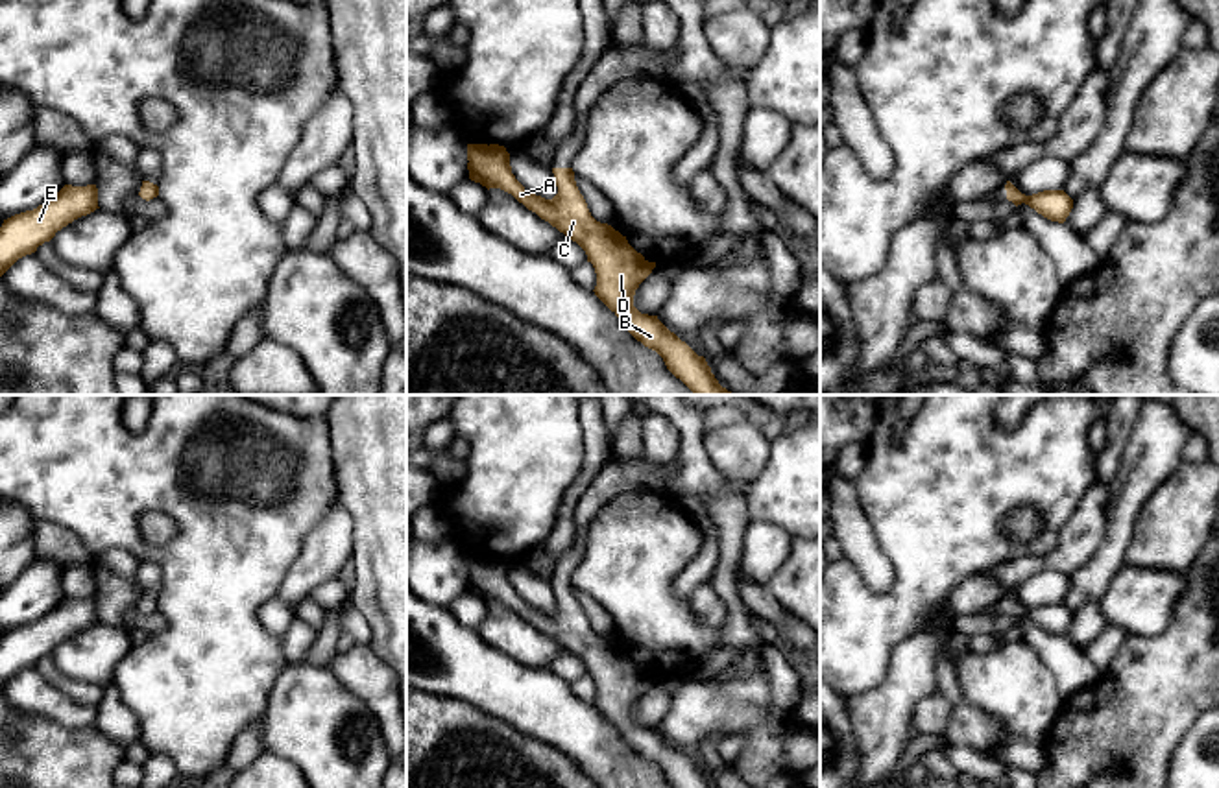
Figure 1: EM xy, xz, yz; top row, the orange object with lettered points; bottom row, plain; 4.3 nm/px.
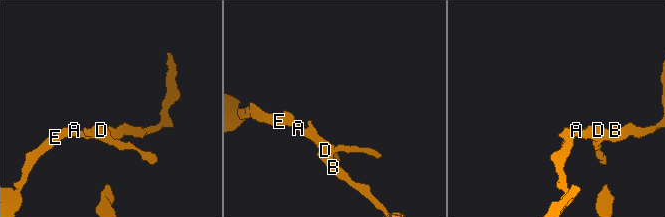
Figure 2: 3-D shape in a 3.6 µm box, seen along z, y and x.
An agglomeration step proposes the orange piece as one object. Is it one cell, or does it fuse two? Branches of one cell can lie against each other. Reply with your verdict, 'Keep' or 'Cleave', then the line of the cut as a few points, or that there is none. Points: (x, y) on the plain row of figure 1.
Keep. No split

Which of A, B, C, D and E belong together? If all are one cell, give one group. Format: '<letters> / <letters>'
A B C D E

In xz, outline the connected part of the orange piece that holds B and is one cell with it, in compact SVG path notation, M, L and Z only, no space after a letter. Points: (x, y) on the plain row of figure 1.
M467 557L469 592L482 600L512 607L528 624L549 635L565 651L576 655L597 687L595 709L622 734L645 760L656 764L672 788L713 788L704 770L670 746L658 729L634 720L639 698L656 675L637 666L619 644L597 635L580 607L573 581L552 581L558 607L552 613L530 607L515 592L510 567L499 557Z

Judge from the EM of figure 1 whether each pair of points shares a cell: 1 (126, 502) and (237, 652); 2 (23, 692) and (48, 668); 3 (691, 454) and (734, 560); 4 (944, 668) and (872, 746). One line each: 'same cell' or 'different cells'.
1: same cell
2: different cells
3: same cell
4: different cells

